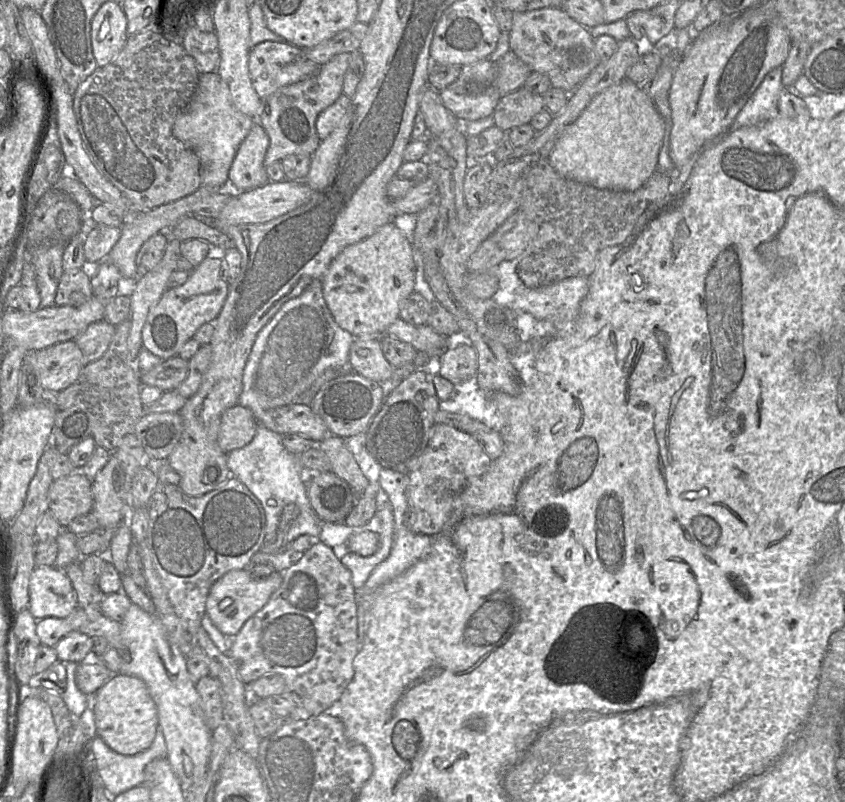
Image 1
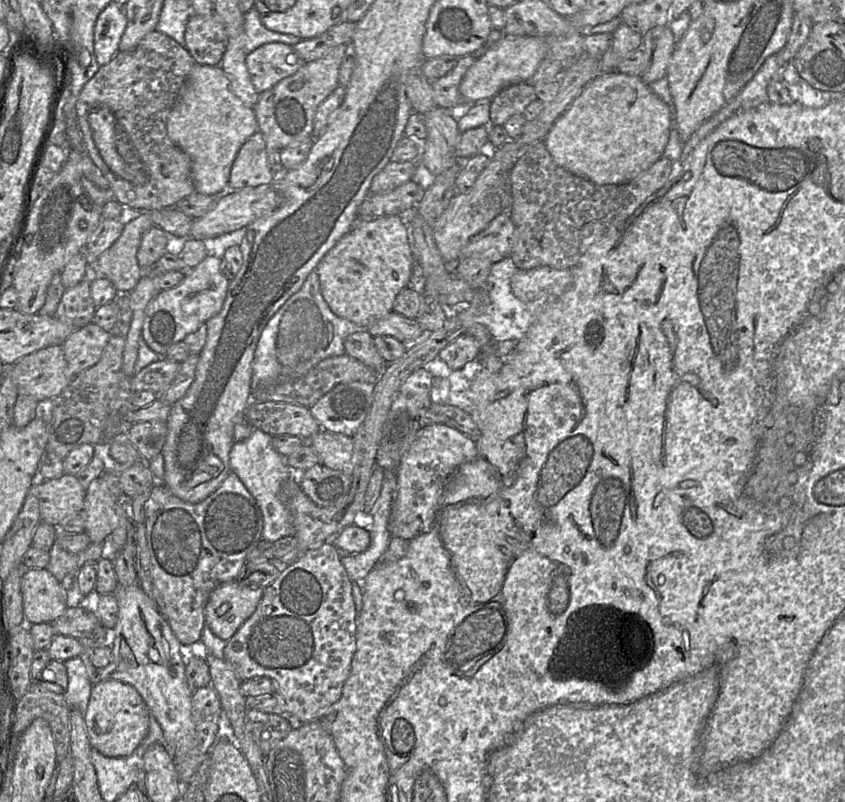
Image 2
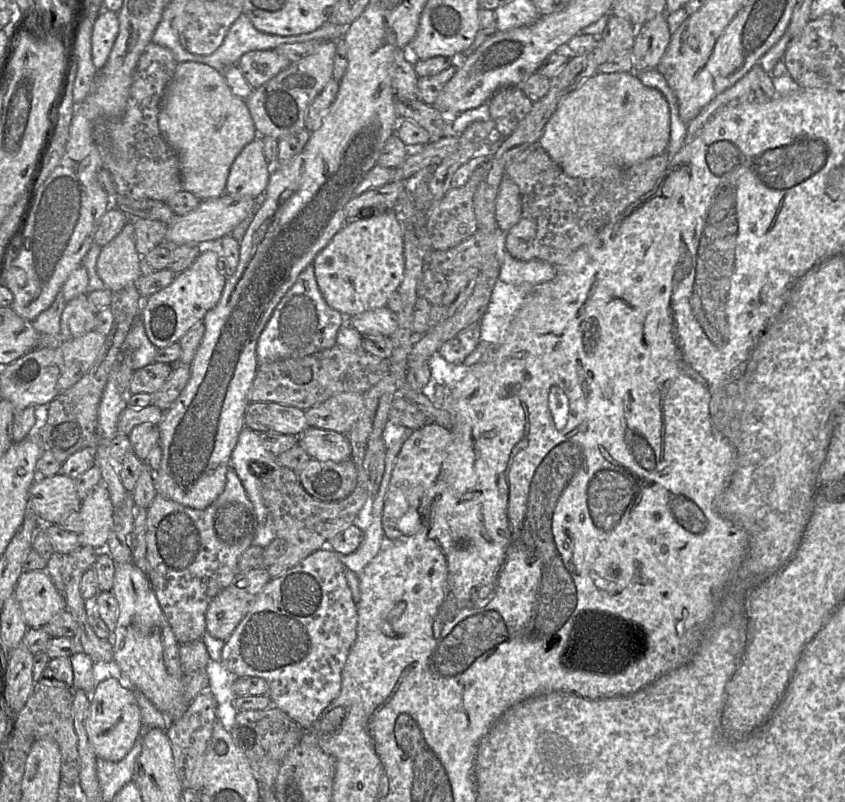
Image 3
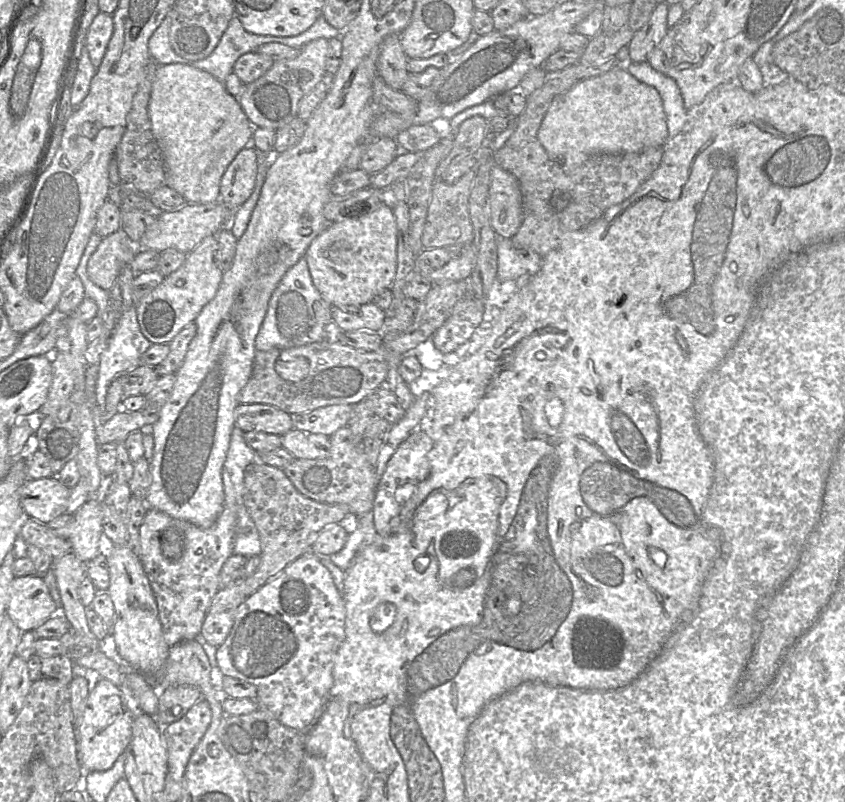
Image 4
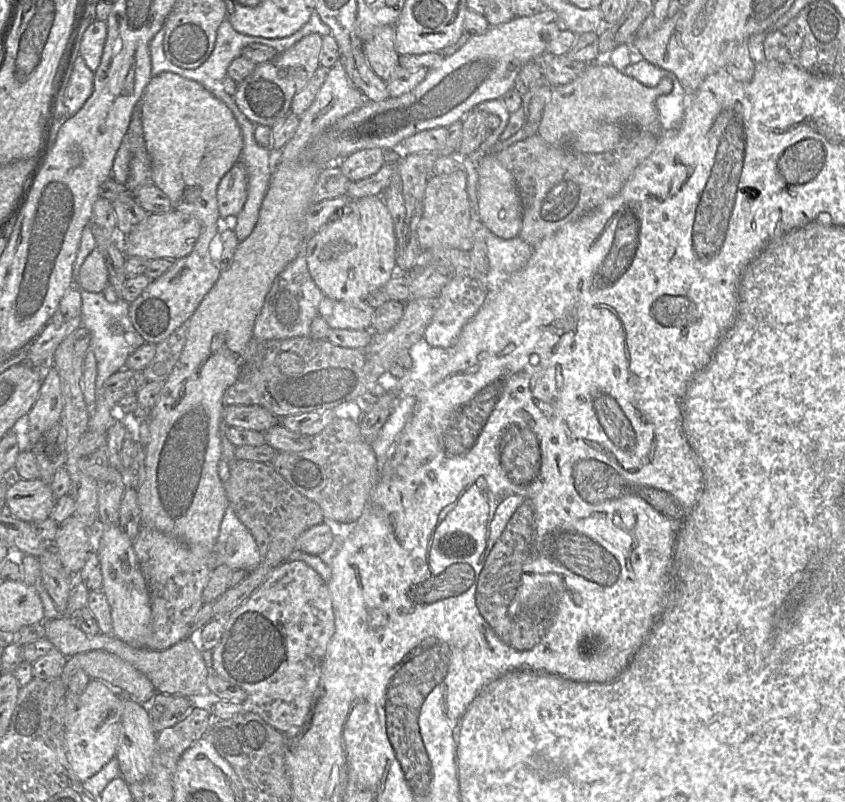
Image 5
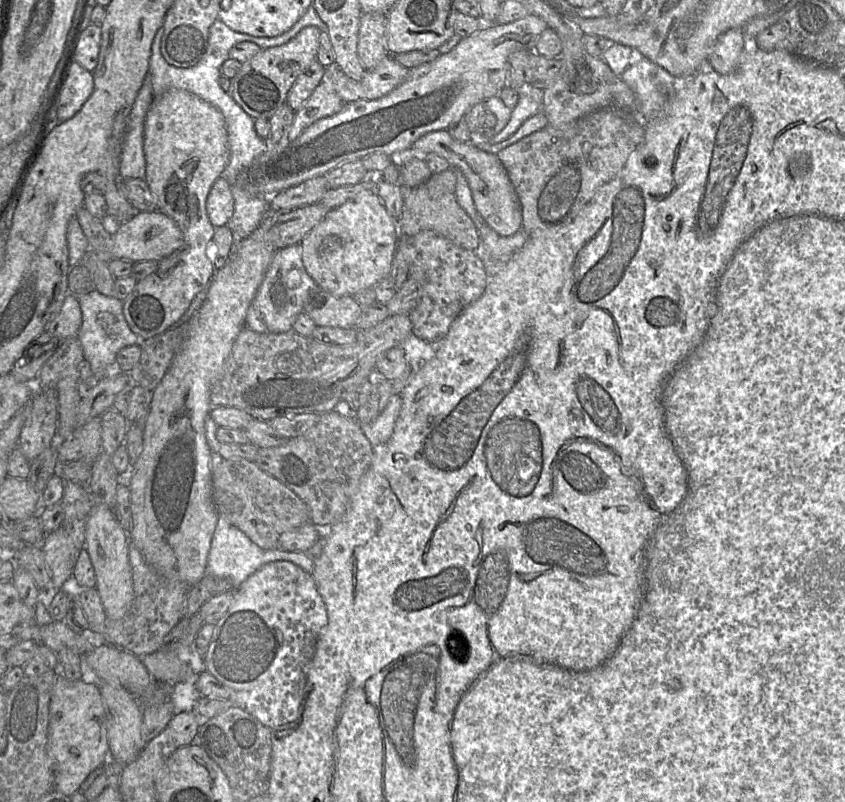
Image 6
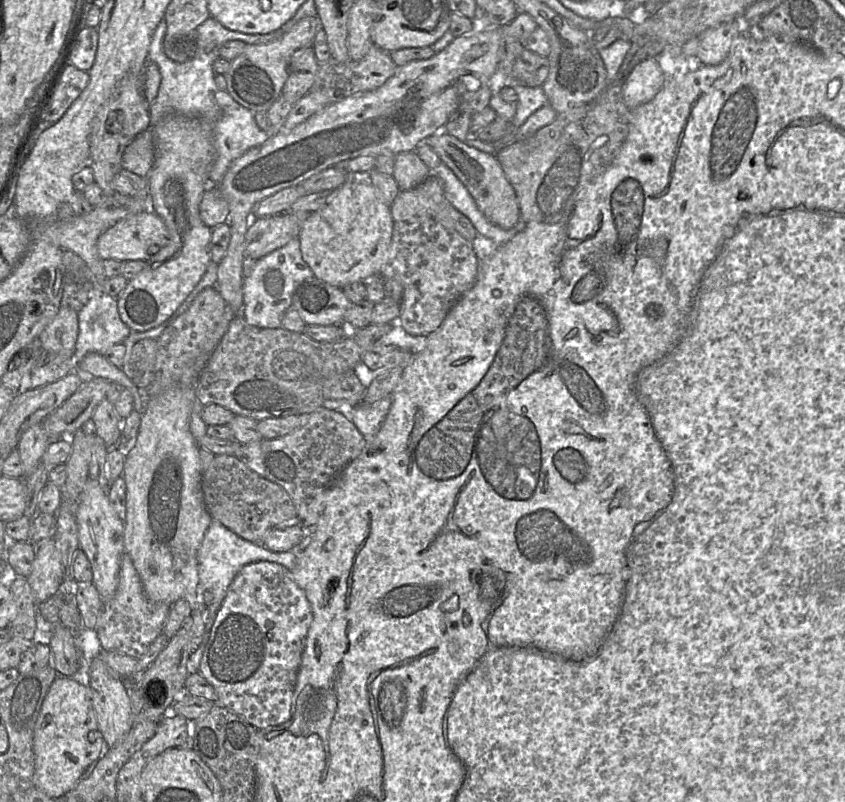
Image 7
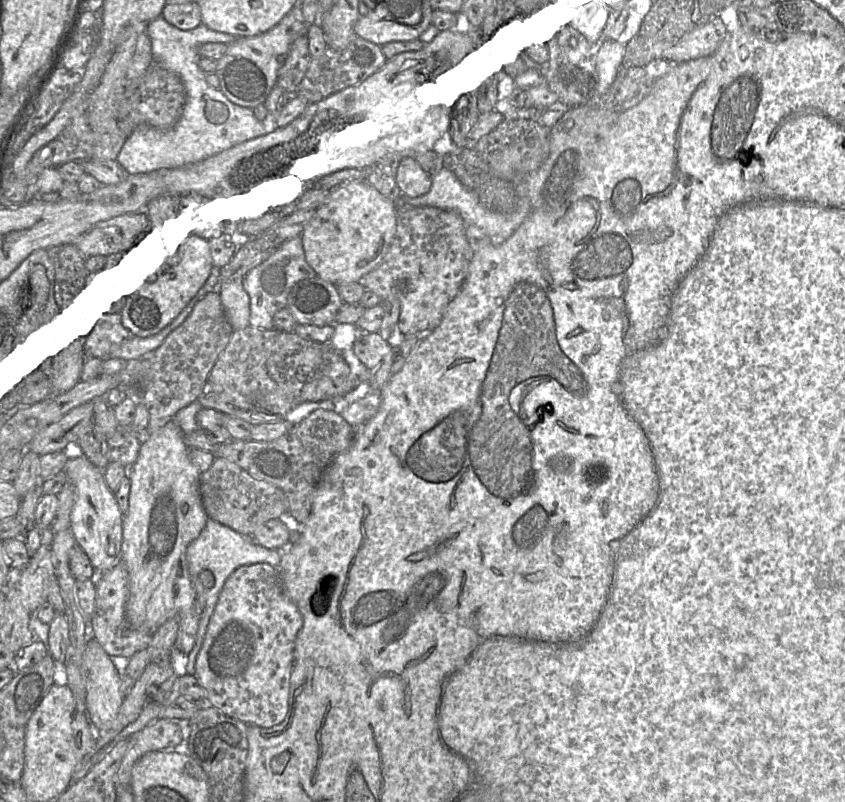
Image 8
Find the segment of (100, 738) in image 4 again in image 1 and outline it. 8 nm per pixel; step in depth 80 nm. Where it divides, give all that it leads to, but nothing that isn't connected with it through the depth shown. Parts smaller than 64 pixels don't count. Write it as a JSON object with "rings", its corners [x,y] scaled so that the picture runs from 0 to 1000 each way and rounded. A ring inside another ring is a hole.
{"rings":[[[140,840],[124,852],[109,870],[114,918],[135,938],[159,941],[175,934],[188,906],[186,882],[166,845]]]}

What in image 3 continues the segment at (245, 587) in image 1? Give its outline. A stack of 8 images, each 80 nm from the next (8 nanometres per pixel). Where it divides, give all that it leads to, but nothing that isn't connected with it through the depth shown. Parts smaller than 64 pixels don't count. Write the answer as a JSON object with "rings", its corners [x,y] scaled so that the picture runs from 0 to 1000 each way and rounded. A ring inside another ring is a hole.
{"rings":[[[269,734],[259,738],[244,762],[244,788],[267,799],[293,763],[299,744],[280,743]]]}

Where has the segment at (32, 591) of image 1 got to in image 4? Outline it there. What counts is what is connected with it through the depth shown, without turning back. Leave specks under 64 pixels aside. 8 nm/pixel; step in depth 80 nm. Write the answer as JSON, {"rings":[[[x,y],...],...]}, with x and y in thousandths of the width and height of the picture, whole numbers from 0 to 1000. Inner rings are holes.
{"rings":[[[44,716],[17,719],[7,767],[25,788],[39,787],[69,763],[70,757],[60,746],[51,719]]]}

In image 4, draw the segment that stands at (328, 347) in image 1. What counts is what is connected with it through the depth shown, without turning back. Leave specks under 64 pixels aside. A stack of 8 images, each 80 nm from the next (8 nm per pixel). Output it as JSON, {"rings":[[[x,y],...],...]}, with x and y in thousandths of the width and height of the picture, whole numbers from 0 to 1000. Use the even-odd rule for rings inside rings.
{"rings":[[[357,320],[334,345],[324,360],[307,414],[303,436],[344,434],[386,424],[385,406],[393,400],[393,382],[381,372],[372,357],[363,327]]]}

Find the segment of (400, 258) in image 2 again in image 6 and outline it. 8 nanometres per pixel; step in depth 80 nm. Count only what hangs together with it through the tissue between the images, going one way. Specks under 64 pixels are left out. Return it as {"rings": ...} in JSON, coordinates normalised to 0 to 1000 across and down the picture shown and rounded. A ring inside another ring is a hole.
{"rings":[[[444,237],[425,241],[401,258],[389,262],[356,300],[357,324],[363,340],[395,369],[417,369],[460,345],[469,314],[469,281]]]}

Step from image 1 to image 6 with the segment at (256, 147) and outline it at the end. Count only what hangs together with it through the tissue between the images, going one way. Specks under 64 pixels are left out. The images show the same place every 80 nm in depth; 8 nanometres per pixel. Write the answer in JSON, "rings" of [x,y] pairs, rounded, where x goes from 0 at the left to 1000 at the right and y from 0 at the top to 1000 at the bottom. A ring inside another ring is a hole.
{"rings":[[[263,221],[252,229],[245,246],[244,262],[253,283],[267,281],[278,264],[275,232]]]}

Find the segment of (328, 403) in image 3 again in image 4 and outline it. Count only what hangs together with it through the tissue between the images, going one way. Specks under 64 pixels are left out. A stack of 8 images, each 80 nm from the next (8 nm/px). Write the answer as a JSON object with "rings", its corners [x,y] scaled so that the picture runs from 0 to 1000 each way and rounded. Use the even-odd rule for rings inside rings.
{"rings":[[[398,504],[343,517],[348,535],[389,544],[412,529],[417,511],[418,505]]]}

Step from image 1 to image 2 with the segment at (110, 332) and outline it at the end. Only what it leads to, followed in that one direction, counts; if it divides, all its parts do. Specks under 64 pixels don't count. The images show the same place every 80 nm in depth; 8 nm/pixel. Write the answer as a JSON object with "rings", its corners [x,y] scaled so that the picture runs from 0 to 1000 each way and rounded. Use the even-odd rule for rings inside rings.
{"rings":[[[111,401],[90,410],[73,433],[86,469],[112,455],[129,425],[129,414]]]}

